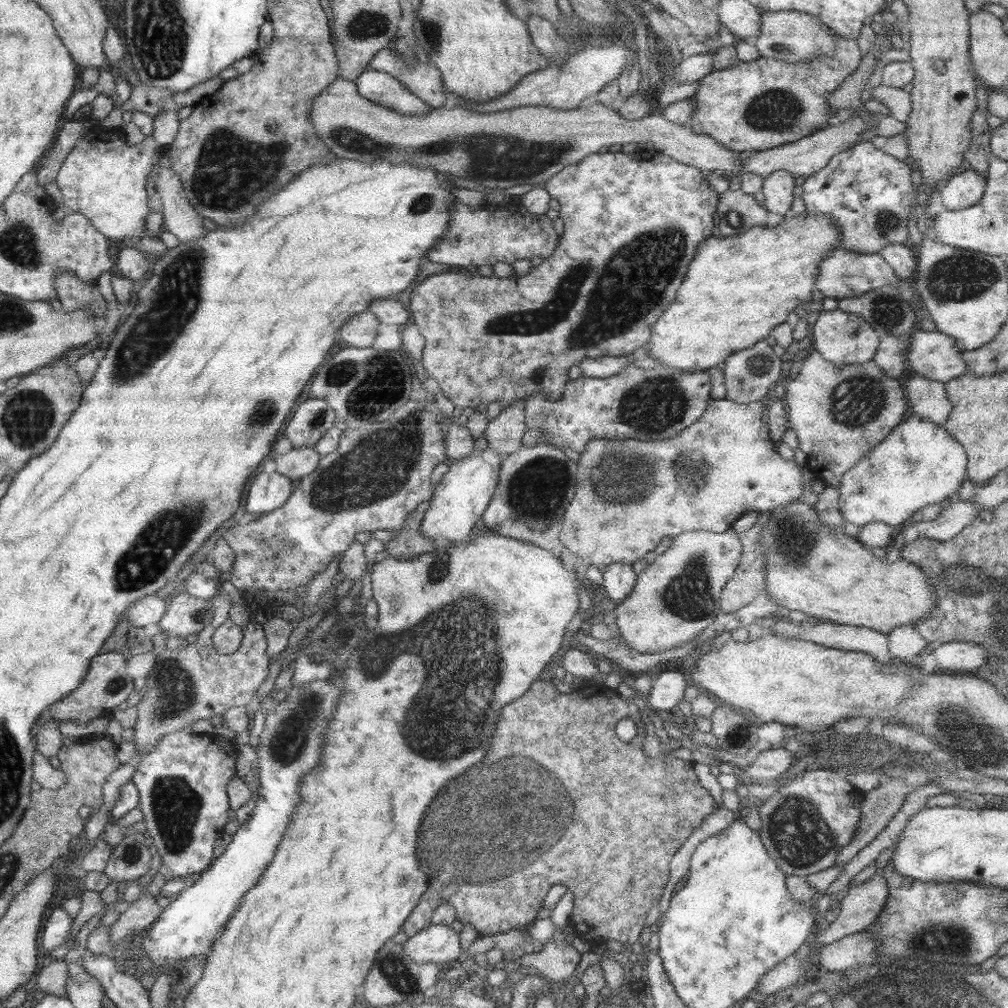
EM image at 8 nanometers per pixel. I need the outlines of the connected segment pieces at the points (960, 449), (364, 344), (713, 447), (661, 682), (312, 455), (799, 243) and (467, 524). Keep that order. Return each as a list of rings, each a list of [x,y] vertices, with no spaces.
[[[907,414],[906,418],[888,433],[860,462],[854,464],[850,470],[842,475],[839,485],[840,514],[846,522],[864,526],[868,522],[884,522],[898,526],[902,522],[911,522],[912,515],[929,504],[936,504],[942,500],[952,500],[957,496],[959,487],[967,479],[967,454],[964,447],[946,432],[940,425],[924,418]]]
[[[368,310],[355,313],[348,319],[338,332],[338,339],[342,339],[347,347],[370,348],[375,344],[377,328],[381,322],[373,312]]]
[[[711,399],[702,416],[690,426],[683,428],[676,436],[667,438],[665,441],[641,441],[640,439],[626,439],[622,442],[620,439],[592,439],[587,442],[585,451],[580,453],[580,459],[577,462],[578,470],[576,474],[577,484],[576,492],[572,501],[567,506],[563,516],[563,523],[559,533],[558,541],[563,544],[570,552],[574,552],[584,564],[595,566],[604,572],[609,564],[624,562],[624,564],[633,565],[634,562],[645,558],[647,552],[652,552],[664,540],[664,538],[673,539],[674,536],[686,532],[698,532],[706,530],[720,534],[730,529],[730,524],[734,523],[745,513],[749,511],[758,511],[760,513],[771,511],[776,507],[790,504],[790,501],[798,501],[802,498],[803,466],[793,460],[784,459],[776,449],[774,441],[769,435],[769,427],[762,421],[762,411],[767,406],[767,402],[754,401],[751,403],[737,403],[733,400]]]
[[[664,672],[659,674],[658,678],[654,680],[654,684],[648,696],[645,697],[646,702],[658,710],[670,710],[678,705],[686,693],[686,680],[684,675],[676,672]]]
[[[300,447],[292,449],[286,454],[278,455],[276,462],[276,472],[298,481],[303,476],[308,476],[319,463],[321,454],[314,447]]]
[[[806,214],[783,221],[777,228],[756,226],[736,236],[708,237],[700,244],[698,254],[688,266],[688,274],[676,292],[676,300],[652,324],[650,341],[644,347],[647,355],[680,372],[705,371],[724,362],[732,354],[765,341],[772,329],[786,322],[787,316],[792,316],[799,304],[812,300],[817,265],[828,252],[837,248],[838,242],[839,233],[827,217]]]
[[[487,447],[484,450],[472,449],[462,459],[448,462],[449,470],[435,486],[420,531],[432,541],[441,536],[442,543],[458,545],[470,540],[474,524],[484,514],[497,488],[502,460],[504,456]]]

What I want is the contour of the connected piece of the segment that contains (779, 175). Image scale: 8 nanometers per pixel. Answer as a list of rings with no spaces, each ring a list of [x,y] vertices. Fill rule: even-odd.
[[[777,170],[767,174],[763,180],[761,192],[765,198],[765,208],[768,213],[786,215],[791,211],[794,201],[794,183],[793,177],[788,171]]]

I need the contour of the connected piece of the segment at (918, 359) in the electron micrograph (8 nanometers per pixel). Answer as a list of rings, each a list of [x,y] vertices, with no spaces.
[[[917,327],[910,335],[903,354],[914,376],[946,384],[950,379],[968,372],[961,352],[950,336]]]

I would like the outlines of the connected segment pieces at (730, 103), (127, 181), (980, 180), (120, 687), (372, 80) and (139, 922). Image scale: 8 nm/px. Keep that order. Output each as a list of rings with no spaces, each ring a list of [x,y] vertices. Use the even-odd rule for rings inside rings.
[[[832,31],[836,49],[834,55],[816,53],[808,61],[788,63],[776,58],[760,57],[750,62],[739,61],[734,67],[712,70],[700,80],[694,100],[696,113],[692,119],[692,131],[715,138],[718,144],[734,152],[765,151],[783,144],[790,144],[811,135],[824,126],[835,122],[834,109],[830,107],[828,98],[836,88],[852,75],[858,68],[862,55],[855,39],[840,36]]]
[[[98,122],[81,123],[80,137],[70,149],[56,175],[56,184],[62,193],[62,207],[86,216],[97,232],[104,234],[114,245],[124,237],[132,241],[146,236],[143,232],[149,214],[146,182],[152,166],[161,164],[161,144],[152,137],[130,146],[118,138],[116,130],[106,130]]]
[[[968,169],[948,178],[946,186],[939,189],[937,206],[950,211],[960,211],[976,205],[986,188],[986,178],[976,170]]]
[[[116,651],[96,655],[90,661],[87,675],[83,682],[64,699],[51,704],[48,709],[51,718],[58,721],[71,721],[79,726],[87,726],[91,721],[106,716],[120,704],[126,702],[134,691],[133,681],[126,674],[126,658]]]
[[[366,69],[354,83],[360,96],[401,115],[425,115],[431,110],[390,73]]]
[[[144,886],[141,890],[143,894],[140,894],[136,901],[131,902],[129,908],[124,913],[120,913],[119,918],[110,925],[110,939],[114,947],[126,936],[134,934],[136,930],[140,932],[150,924],[154,924],[156,918],[165,909],[158,905],[154,896],[149,894],[148,886]]]

